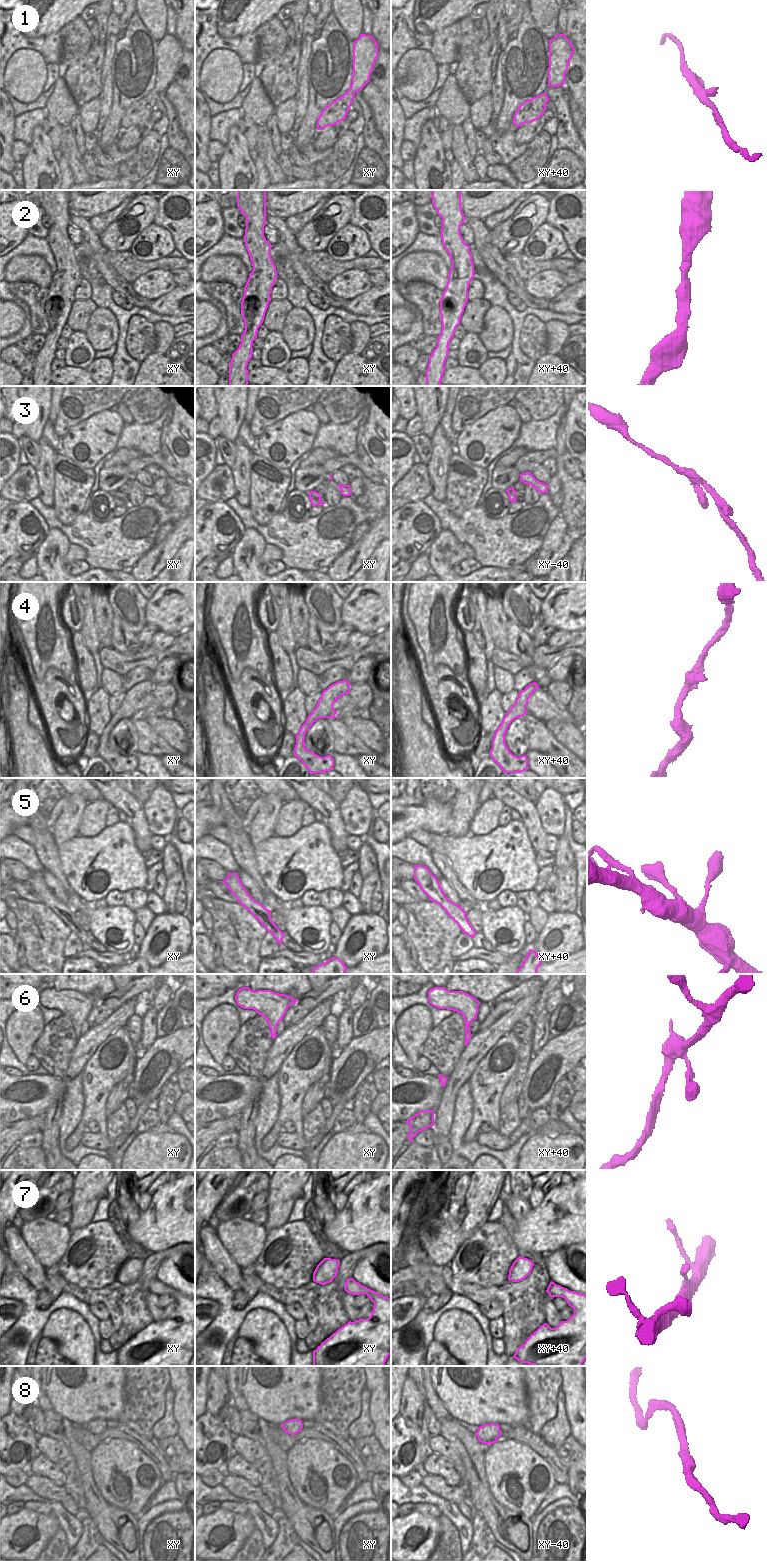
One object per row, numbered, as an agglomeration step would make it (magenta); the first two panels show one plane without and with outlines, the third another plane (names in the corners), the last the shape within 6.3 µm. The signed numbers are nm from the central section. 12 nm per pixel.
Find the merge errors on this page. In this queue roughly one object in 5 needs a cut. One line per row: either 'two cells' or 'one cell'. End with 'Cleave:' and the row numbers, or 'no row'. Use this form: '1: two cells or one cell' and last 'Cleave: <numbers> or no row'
1: one cell
2: one cell
3: one cell
4: one cell
5: one cell
6: one cell
7: one cell
8: one cell
Cleave: no row

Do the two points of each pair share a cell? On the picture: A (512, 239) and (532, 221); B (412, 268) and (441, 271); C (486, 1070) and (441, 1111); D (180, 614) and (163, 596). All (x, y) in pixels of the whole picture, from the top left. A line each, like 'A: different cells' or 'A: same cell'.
A: same cell
B: same cell
C: different cells
D: same cell

